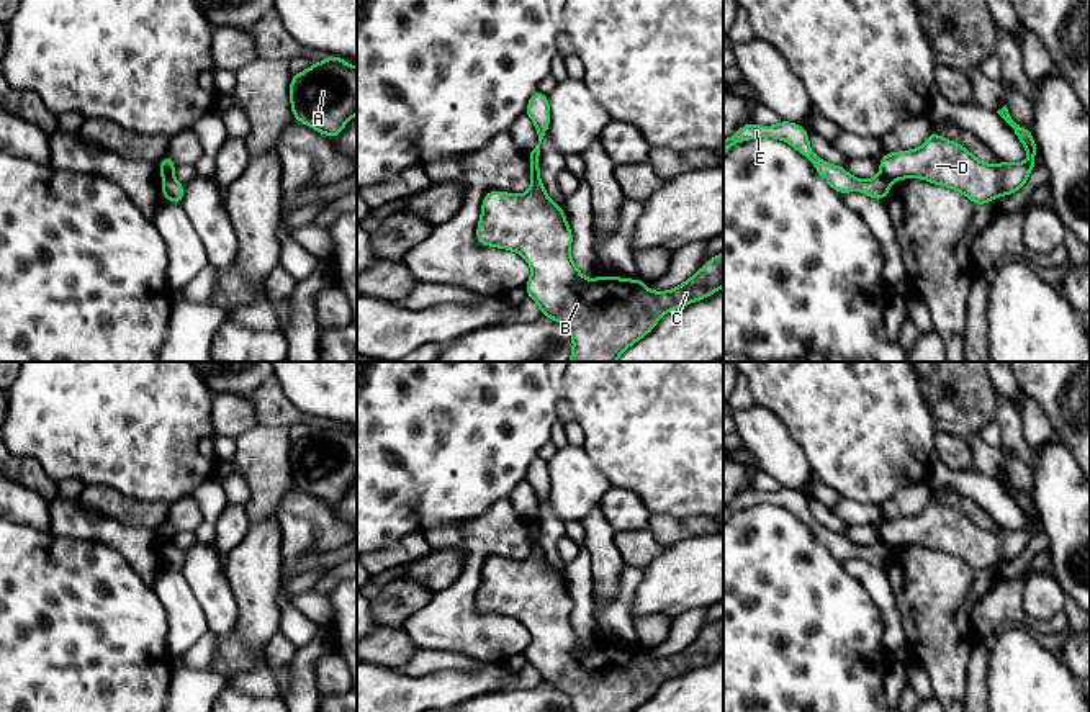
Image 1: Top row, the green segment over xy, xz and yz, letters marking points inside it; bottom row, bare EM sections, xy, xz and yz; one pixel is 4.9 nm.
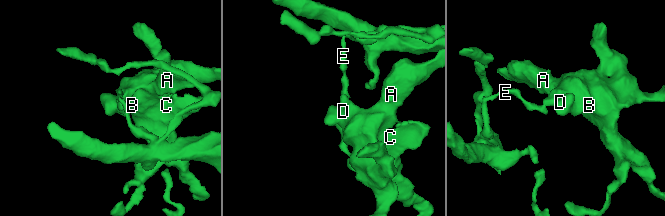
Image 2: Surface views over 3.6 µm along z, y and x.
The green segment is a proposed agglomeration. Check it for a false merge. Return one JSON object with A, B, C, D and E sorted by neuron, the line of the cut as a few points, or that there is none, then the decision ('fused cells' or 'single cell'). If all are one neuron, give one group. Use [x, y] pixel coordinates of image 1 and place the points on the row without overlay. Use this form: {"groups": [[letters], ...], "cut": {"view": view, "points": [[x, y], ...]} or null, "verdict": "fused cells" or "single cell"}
{"groups": [["A", "B", "C", "D"], ["E"]], "cut": {"view": "yz", "points": [[881, 539], [891, 547]]}, "verdict": "fused cells"}

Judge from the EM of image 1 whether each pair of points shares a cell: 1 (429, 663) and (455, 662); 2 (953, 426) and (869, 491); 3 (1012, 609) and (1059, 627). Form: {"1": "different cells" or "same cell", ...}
{"1": "same cell", "2": "different cells", "3": "same cell"}

